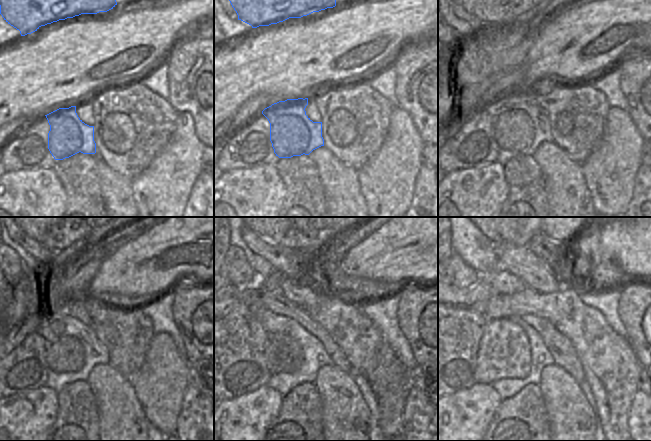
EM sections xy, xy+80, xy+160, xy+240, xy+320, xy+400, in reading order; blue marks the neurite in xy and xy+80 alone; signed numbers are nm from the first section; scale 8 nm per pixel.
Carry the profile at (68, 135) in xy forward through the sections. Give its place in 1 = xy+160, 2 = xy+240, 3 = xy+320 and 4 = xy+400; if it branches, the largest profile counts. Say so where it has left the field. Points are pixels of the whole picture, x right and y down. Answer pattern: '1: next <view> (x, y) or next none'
1: next xy+160 (519, 125)
2: next xy+240 (72, 348)
3: next xy+320 (283, 382)
4: next xy+400 (505, 387)

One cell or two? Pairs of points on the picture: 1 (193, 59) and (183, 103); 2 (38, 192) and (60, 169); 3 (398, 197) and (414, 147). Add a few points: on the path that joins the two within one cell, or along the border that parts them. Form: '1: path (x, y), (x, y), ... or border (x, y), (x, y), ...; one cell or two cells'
1: path (193, 70), (193, 87), (188, 92); one cell
2: border (52, 169), (63, 187), (65, 196); two cells
3: path (398, 185), (398, 163), (402, 159); one cell

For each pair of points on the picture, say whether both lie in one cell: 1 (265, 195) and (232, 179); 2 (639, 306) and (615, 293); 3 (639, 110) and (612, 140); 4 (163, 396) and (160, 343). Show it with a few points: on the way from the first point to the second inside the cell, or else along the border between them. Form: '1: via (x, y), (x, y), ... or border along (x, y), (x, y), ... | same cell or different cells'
1: via (257, 195), (248, 195), (240, 187) | same cell
2: border along (622, 284), (622, 294), (618, 303), (620, 320) | different cells
3: border along (626, 111), (640, 135) | different cells
4: via (163, 383), (163, 356) | same cell

